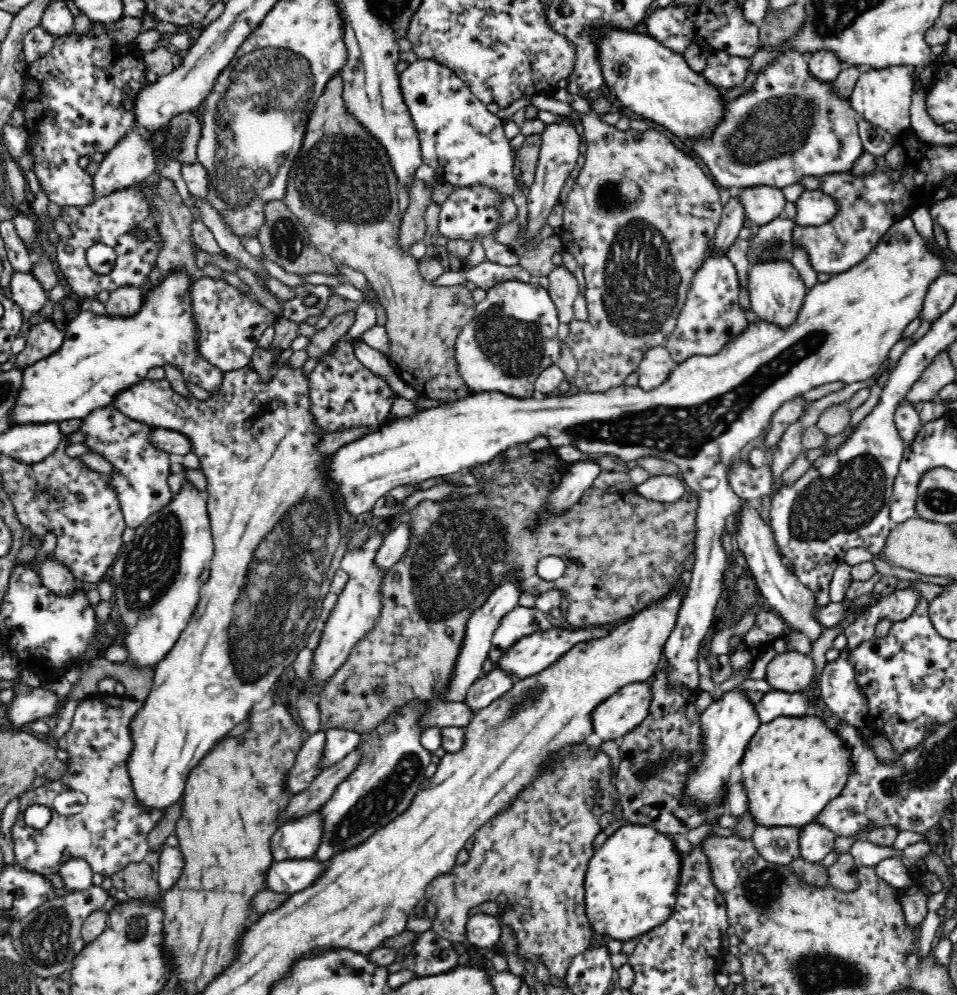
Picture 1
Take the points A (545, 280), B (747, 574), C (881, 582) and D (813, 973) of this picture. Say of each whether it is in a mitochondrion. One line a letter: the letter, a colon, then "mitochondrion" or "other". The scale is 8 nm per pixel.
A: other
B: other
C: other
D: mitochondrion

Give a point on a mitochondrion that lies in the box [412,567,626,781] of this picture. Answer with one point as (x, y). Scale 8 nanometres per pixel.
(536, 695)

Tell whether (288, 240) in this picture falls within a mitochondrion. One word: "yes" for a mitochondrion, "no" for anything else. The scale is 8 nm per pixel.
yes

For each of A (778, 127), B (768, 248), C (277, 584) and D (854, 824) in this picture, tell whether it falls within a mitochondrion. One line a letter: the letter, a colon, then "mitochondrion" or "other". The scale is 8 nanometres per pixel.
A: mitochondrion
B: mitochondrion
C: mitochondrion
D: other

